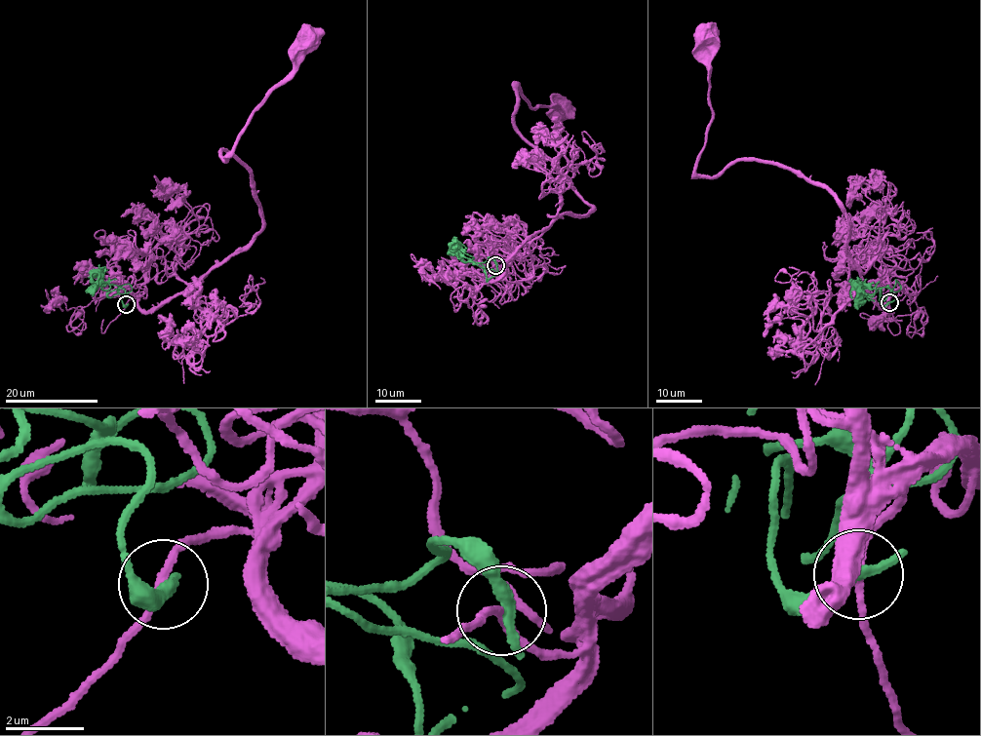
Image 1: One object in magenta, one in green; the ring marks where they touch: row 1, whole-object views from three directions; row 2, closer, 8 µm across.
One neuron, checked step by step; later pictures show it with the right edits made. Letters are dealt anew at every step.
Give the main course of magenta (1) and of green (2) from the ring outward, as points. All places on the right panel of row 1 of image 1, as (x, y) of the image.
1: (889, 302), (894, 292), (876, 304), (833, 194), (754, 160), (697, 174), (712, 111), (706, 34)
2: (889, 302), (880, 303), (880, 290), (885, 300), (896, 280), (898, 290), (858, 285), (852, 298)

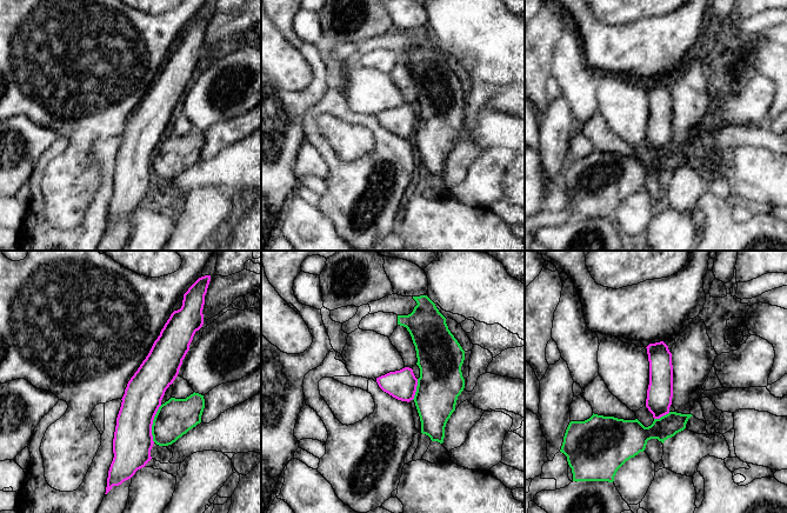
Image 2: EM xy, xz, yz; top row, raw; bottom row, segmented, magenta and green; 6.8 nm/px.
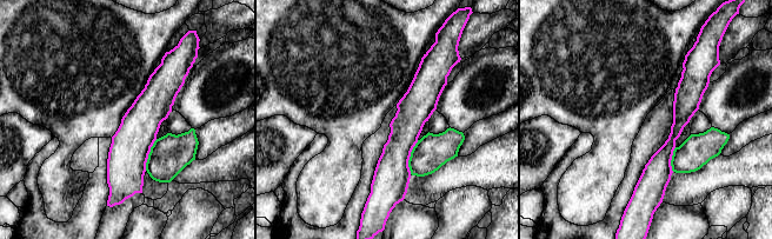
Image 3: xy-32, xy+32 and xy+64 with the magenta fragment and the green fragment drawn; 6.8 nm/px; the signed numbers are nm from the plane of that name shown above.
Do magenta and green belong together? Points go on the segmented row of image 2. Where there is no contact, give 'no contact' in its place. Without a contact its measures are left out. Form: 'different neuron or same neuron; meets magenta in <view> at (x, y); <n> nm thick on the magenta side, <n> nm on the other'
same neuron; meets magenta in xy at (152, 424); 260 nm thick on the magenta side, 260 nm on the other

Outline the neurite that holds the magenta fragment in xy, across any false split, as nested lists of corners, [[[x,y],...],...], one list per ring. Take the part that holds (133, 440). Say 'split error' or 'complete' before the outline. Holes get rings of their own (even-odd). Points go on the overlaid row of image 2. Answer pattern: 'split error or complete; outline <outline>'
split error; outline [[[205,275],[188,288],[184,294],[181,308],[171,314],[148,355],[127,384],[116,418],[113,439],[114,458],[108,471],[105,494],[113,486],[119,486],[131,479],[138,469],[151,461],[151,449],[154,442],[159,446],[172,445],[201,422],[205,408],[204,395],[194,392],[186,399],[171,398],[165,404],[161,400],[166,389],[178,377],[195,332],[204,325],[202,309],[209,281],[211,275]]]

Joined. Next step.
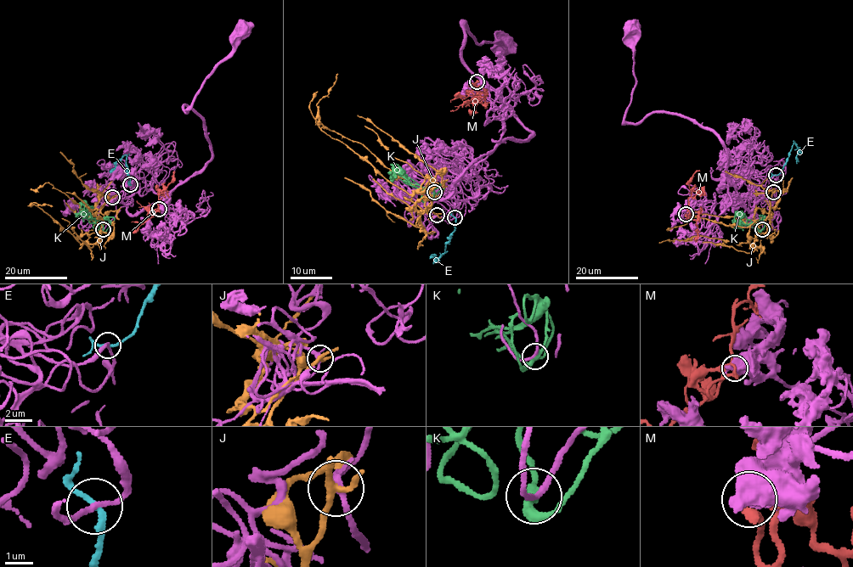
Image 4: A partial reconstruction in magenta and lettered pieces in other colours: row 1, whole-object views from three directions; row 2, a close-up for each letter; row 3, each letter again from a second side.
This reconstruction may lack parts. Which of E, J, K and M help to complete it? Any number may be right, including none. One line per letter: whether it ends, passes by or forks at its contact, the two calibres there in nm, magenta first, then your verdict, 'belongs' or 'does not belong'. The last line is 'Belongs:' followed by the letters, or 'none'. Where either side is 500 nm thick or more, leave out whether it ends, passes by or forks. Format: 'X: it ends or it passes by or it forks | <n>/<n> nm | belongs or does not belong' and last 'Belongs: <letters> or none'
E: it passes by | 170/200 nm | does not belong
J: it forks | 260/200 nm | does not belong
K: it passes by | 180/320 nm | belongs
M: 550/300 nm | does not belong
Belongs: K

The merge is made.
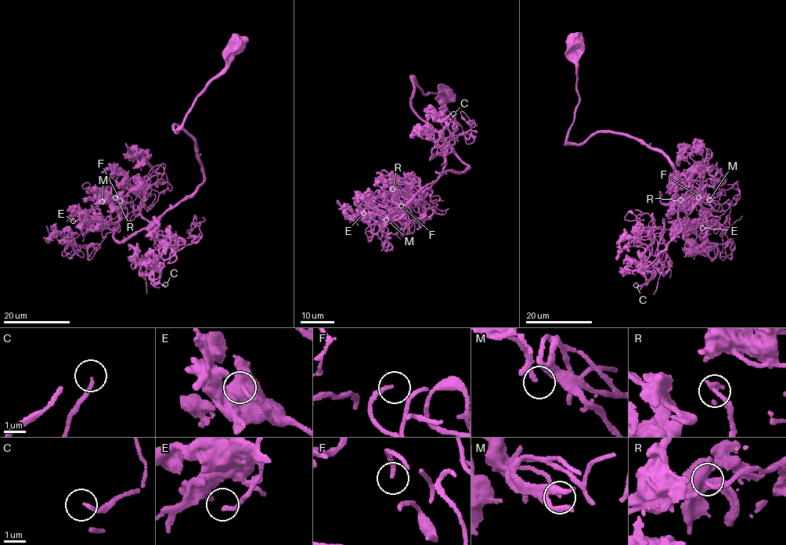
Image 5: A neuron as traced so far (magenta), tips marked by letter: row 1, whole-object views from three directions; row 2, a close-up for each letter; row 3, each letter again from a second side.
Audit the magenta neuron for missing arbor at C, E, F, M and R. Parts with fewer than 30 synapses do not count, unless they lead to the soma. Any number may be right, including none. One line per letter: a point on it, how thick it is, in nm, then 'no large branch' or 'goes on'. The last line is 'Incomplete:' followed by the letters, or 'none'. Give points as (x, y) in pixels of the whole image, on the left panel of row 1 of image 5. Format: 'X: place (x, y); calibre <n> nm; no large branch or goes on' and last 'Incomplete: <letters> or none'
C: place (165, 284); calibre 150 nm; no large branch
E: place (73, 221); calibre 180 nm; no large branch
F: place (120, 200); calibre 190 nm; no large branch
M: place (102, 201); calibre 180 nm; no large branch
R: place (115, 197); calibre 130 nm; no large branch
Incomplete: none

